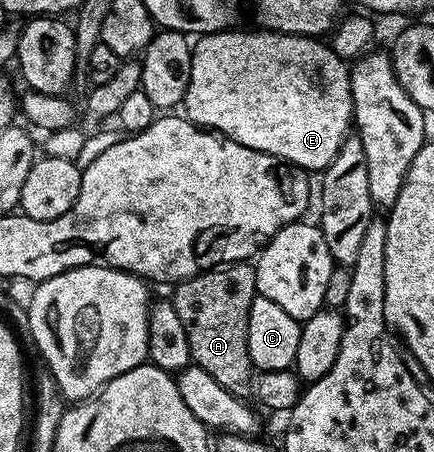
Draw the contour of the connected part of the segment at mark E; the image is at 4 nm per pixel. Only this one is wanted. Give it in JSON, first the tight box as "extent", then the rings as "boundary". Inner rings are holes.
{"extent":[184,31,354,173],"boundary":[[[238,31],[207,32],[193,41],[192,74],[184,101],[186,119],[199,128],[219,133],[240,146],[266,152],[307,173],[321,173],[336,158],[341,144],[352,132],[354,107],[347,61],[338,57],[329,43],[312,36]]]}

